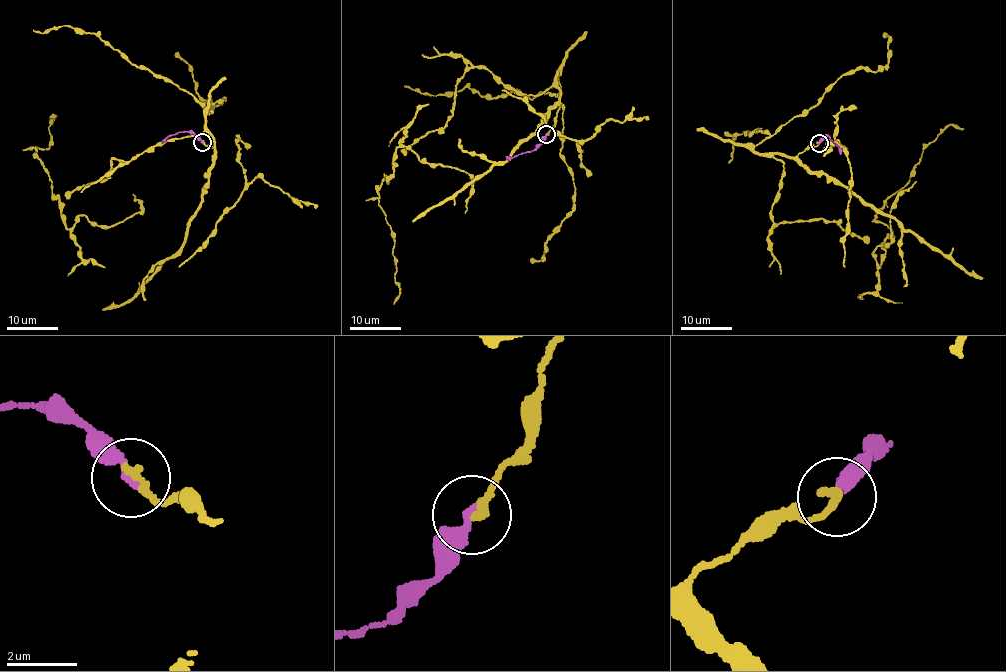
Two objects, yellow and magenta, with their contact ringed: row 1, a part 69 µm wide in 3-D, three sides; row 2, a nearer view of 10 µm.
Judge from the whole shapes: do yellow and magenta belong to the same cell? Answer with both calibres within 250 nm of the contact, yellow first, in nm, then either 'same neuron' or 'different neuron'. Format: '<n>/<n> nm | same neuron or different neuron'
280/200 nm | same neuron

